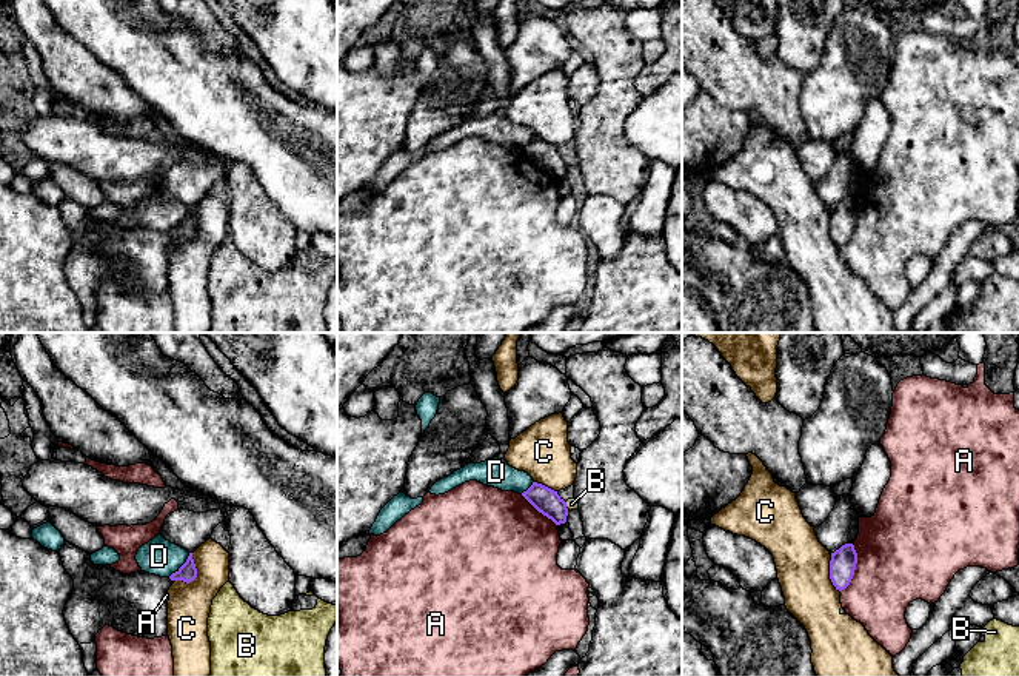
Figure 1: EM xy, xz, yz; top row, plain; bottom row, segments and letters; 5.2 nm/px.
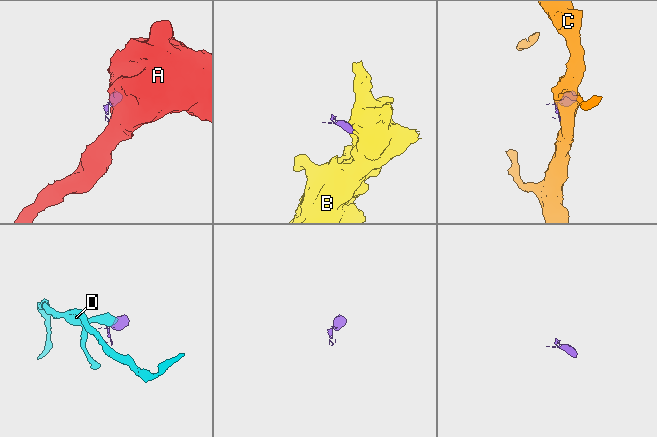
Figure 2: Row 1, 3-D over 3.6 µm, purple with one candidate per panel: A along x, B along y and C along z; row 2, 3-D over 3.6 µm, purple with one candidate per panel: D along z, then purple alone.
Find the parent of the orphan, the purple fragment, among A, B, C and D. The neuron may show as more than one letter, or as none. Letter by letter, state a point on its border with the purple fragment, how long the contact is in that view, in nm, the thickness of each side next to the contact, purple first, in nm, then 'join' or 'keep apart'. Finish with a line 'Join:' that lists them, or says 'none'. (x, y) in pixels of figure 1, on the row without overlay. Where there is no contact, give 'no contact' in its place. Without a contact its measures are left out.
A: meets purple in yz at (855, 224); contact 260 nm long; 140 nm thick on the purple side, 460 nm on the other; keep apart
B: meets purple in xz at (565, 160); contact 40 nm long; 140 nm thick on the purple side, 60 nm on the other; keep apart
C: meets purple in xy at (196, 230); contact 180 nm long; 90 nm thick on the purple side, 220 nm on the other; keep apart
D: meets purple in xy at (182, 220); contact 170 nm long; 90 nm thick on the purple side, 190 nm on the other; keep apart
Join: none

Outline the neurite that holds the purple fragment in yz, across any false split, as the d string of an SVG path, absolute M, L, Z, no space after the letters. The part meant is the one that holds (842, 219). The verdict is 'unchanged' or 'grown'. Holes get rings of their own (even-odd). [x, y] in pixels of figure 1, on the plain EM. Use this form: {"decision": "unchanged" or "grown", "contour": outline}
{"decision": "unchanged", "contour": "M845 199L831 208L830 234L836 245L842 246L850 240L854 231L856 219L857 208L853 199Z"}

